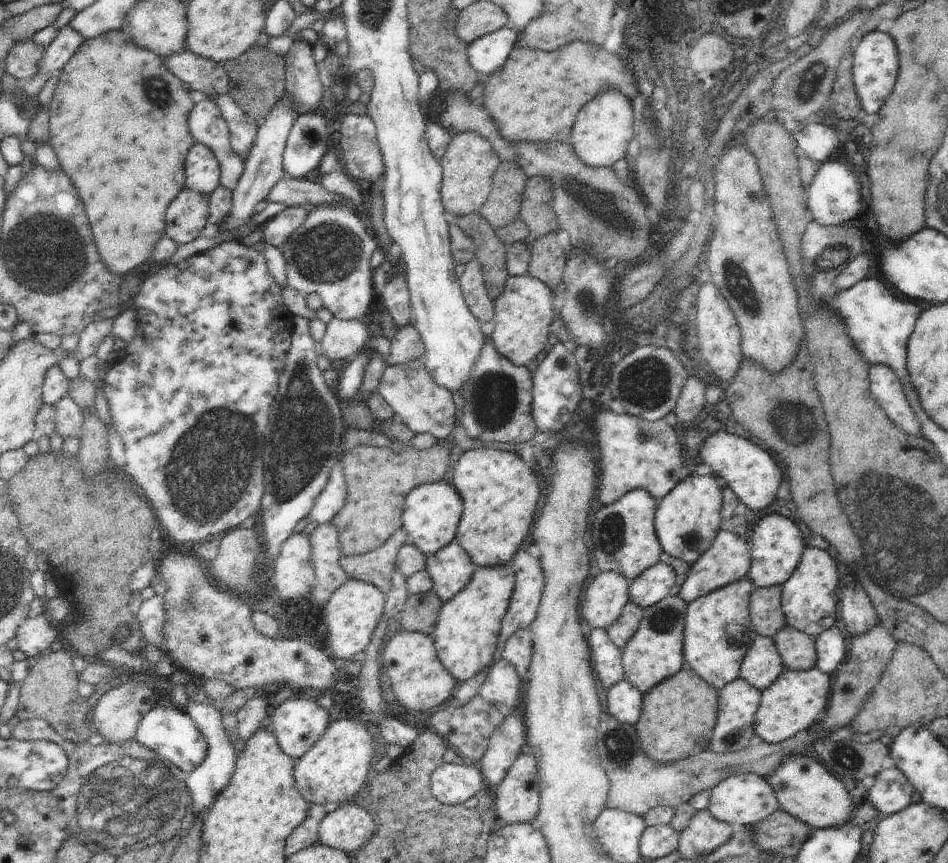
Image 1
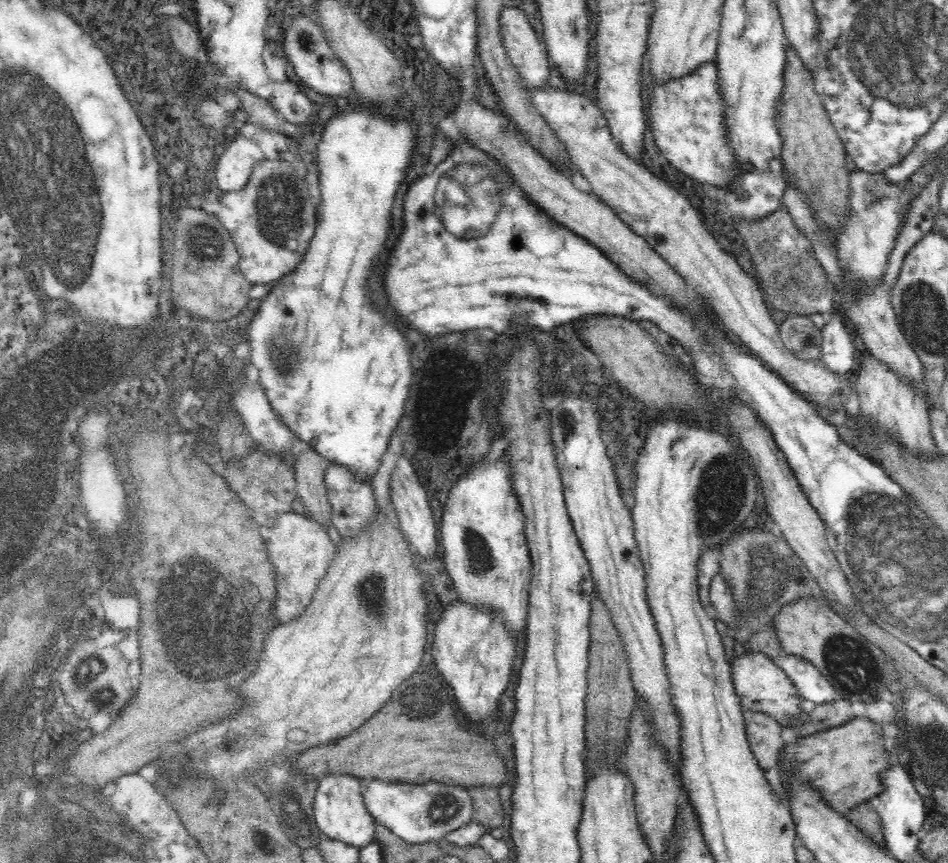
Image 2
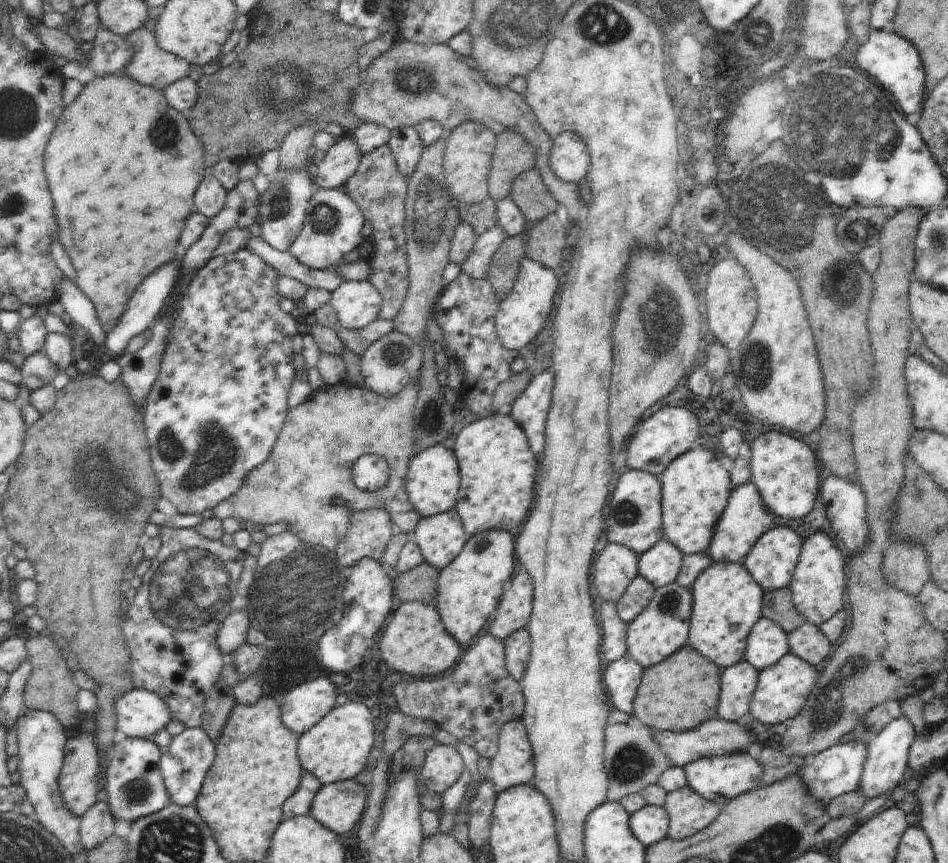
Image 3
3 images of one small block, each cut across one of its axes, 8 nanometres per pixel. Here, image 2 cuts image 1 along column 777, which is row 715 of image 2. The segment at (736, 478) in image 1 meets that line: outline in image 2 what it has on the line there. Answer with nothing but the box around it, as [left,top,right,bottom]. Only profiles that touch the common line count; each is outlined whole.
[431,600,516,722]

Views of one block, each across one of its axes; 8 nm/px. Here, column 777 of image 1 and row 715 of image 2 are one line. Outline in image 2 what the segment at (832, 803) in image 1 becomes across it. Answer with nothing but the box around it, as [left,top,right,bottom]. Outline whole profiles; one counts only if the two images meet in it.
[732,652,804,728]

